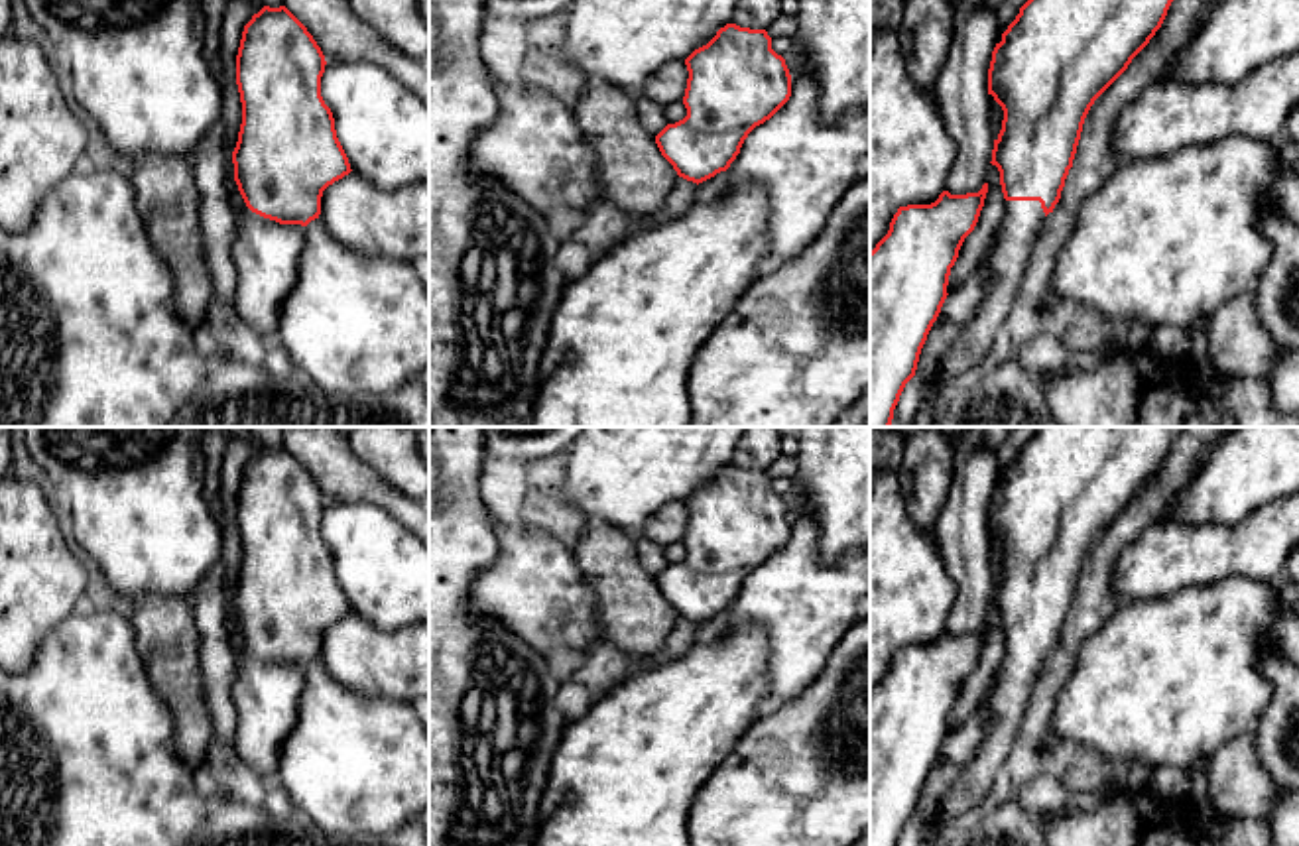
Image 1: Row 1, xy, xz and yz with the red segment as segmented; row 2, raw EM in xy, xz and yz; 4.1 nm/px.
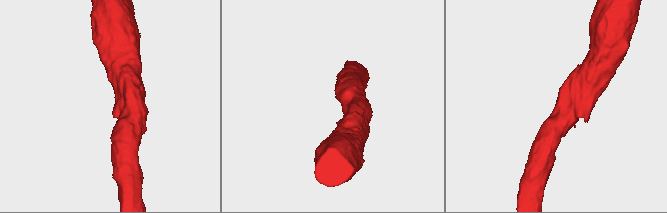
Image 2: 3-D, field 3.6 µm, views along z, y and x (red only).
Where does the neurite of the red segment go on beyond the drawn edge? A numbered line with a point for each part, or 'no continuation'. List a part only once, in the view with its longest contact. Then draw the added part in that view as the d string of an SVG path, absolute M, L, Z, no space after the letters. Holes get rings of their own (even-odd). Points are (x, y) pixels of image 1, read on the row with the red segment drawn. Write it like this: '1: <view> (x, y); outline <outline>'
1: xy (266, 254); outline M248 207L236 216L232 246L238 270L236 311L266 346L278 342L283 301L297 281L303 246L301 224L279 224Z

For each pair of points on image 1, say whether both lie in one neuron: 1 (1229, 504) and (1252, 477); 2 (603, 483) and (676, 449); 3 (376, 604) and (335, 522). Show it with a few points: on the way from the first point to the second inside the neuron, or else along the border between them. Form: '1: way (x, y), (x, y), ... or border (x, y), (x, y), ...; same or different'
1: way (1231, 498), (1246, 483); same
2: way (620, 469), (640, 449), (658, 449); same
3: way (376, 585), (376, 563), (355, 542); same

